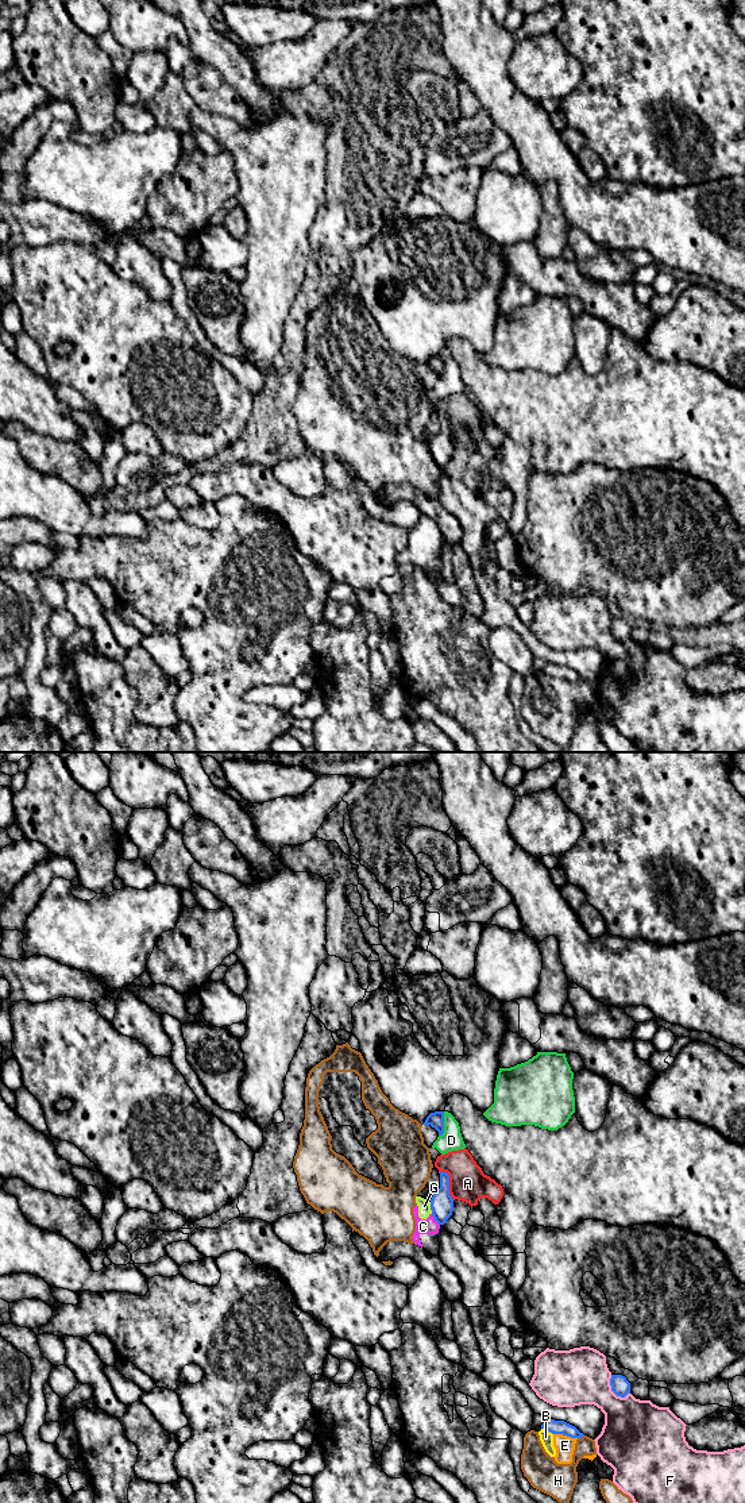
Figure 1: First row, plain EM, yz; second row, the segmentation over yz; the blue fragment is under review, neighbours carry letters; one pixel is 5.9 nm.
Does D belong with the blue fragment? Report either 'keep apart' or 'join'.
keep apart

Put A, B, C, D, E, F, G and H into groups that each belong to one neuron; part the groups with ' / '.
A / B C E G H / D / F

